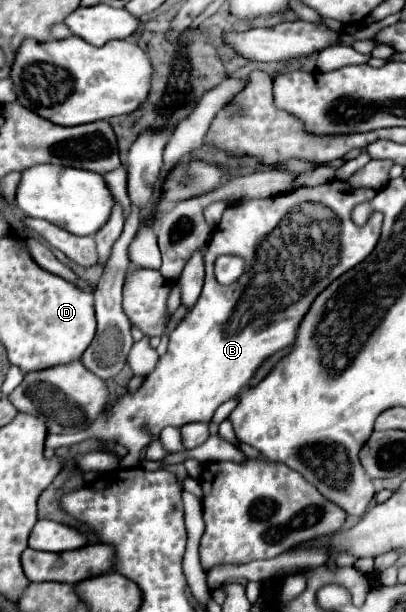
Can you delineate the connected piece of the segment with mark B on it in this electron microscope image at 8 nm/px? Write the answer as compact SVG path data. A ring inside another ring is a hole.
M328 181L316 187L298 187L292 193L282 193L280 197L268 197L264 201L244 201L240 205L228 207L222 215L218 229L212 233L210 245L206 249L206 281L204 291L200 293L196 305L188 311L188 315L174 327L168 329L168 295L170 285L162 277L160 271L154 269L134 269L124 283L124 313L128 319L138 325L144 335L148 337L162 337L168 335L168 353L160 357L156 369L146 377L142 387L134 393L124 395L114 407L104 411L98 421L88 427L84 433L74 435L48 435L46 447L58 449L68 447L72 443L80 443L88 437L98 441L116 441L128 447L128 454L122 458L122 467L134 468L140 463L140 451L160 435L160 429L172 425L180 427L188 421L210 421L214 411L226 403L228 399L236 397L244 385L252 379L256 369L274 355L276 351L292 345L296 341L298 327L306 317L314 299L342 273L350 271L354 265L362 263L378 243L380 227L382 227L382 213L372 213L370 221L364 227L352 223L350 213L352 209L362 203L370 201L376 195L374 189L360 187L348 189L346 181ZM220 255L238 255L246 261L246 273L232 285L220 285L214 277L214 261Z

